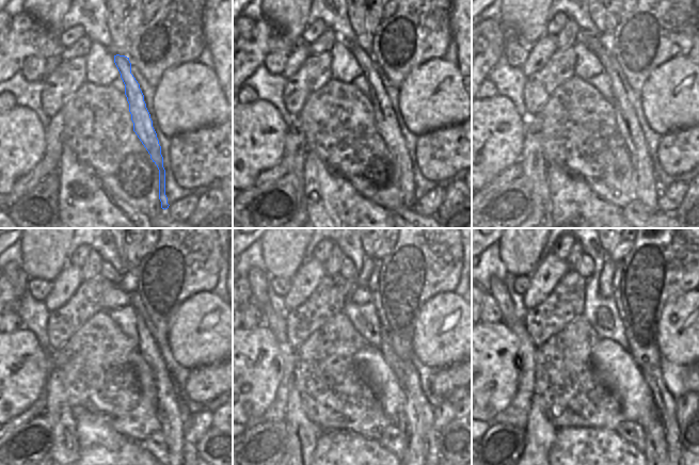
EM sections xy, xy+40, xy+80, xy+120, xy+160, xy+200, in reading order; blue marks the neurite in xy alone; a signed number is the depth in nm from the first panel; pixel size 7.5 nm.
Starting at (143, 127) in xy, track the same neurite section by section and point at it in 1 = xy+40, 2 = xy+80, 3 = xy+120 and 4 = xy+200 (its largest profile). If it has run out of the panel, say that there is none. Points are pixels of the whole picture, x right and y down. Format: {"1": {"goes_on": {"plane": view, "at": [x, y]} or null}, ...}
{"1": {"goes_on": {"plane": "xy+40", "at": [385, 121]}}, "2": {"goes_on": {"plane": "xy+80", "at": [647, 190]}}, "3": {"goes_on": {"plane": "xy+120", "at": [170, 417]}}, "4": {"goes_on": {"plane": "xy+200", "at": [655, 445]}}}

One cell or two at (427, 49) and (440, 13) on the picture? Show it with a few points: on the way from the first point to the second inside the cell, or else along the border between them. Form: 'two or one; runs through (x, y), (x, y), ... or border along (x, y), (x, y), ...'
one; runs through (427, 41), (427, 26), (431, 21)

